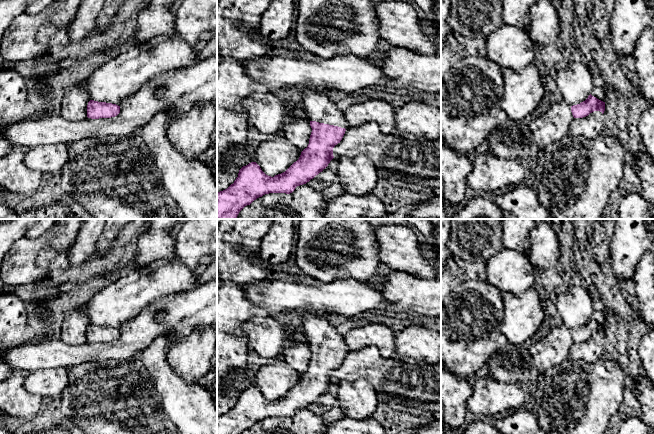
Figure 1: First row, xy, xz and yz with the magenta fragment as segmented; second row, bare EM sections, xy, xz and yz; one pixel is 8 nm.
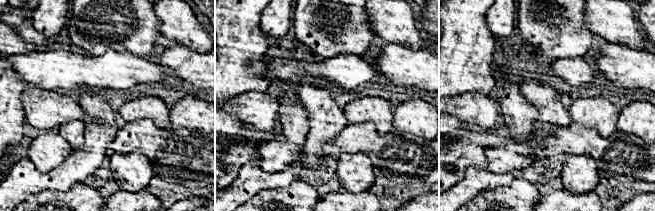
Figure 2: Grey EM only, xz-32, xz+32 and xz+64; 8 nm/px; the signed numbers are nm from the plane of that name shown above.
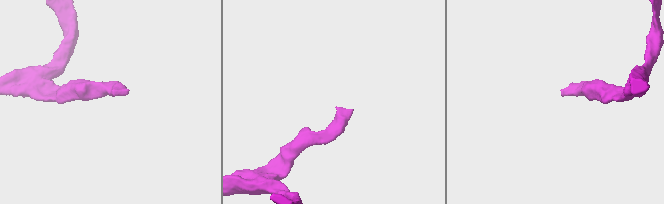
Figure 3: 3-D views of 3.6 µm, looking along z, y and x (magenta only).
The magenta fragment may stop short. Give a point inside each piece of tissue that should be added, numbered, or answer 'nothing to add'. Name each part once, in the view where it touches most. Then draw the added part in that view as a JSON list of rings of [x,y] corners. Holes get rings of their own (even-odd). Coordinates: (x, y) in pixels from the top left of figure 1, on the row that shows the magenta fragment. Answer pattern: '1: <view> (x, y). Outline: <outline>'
1: xz (318, 106). Outline: [[[313,89],[302,91],[302,106],[309,121],[329,124],[347,129],[349,124],[343,112],[324,92]]]

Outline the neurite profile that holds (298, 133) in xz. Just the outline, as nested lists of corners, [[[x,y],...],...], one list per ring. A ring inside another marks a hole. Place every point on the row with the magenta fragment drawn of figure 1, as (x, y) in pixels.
[[[307,115],[304,118],[290,121],[283,129],[283,136],[300,151],[307,148],[312,128]]]

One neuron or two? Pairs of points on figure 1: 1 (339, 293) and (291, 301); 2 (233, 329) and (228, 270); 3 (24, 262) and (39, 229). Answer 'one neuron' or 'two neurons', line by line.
1: one neuron
2: one neuron
3: two neurons

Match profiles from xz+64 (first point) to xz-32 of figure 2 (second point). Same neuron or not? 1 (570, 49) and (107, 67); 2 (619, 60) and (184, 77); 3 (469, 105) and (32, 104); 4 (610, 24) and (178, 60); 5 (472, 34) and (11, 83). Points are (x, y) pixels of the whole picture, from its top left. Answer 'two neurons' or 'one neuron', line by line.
1: two neurons
2: one neuron
3: one neuron
4: two neurons
5: one neuron

